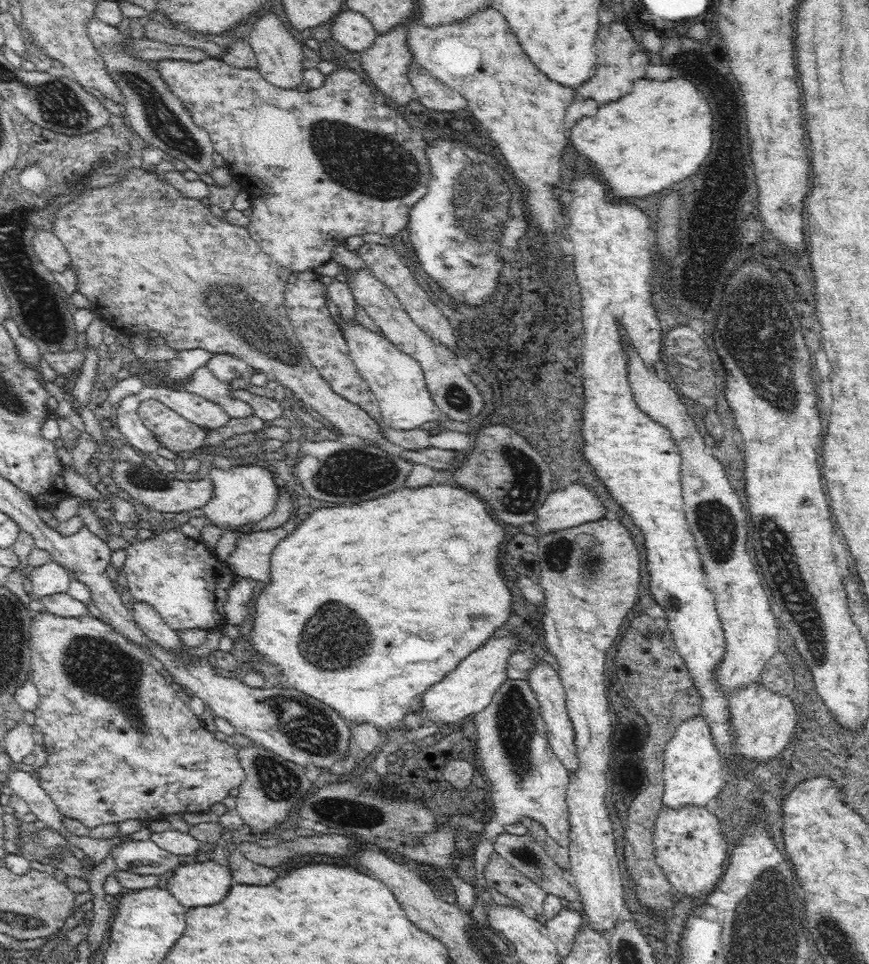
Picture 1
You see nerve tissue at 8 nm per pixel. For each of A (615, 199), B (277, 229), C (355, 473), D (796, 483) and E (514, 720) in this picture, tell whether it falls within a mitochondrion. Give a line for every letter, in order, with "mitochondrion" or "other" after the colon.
A: other
B: other
C: mitochondrion
D: other
E: mitochondrion

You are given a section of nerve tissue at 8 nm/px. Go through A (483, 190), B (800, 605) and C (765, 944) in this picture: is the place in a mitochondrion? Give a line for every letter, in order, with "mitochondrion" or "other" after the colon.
A: mitochondrion
B: mitochondrion
C: mitochondrion

